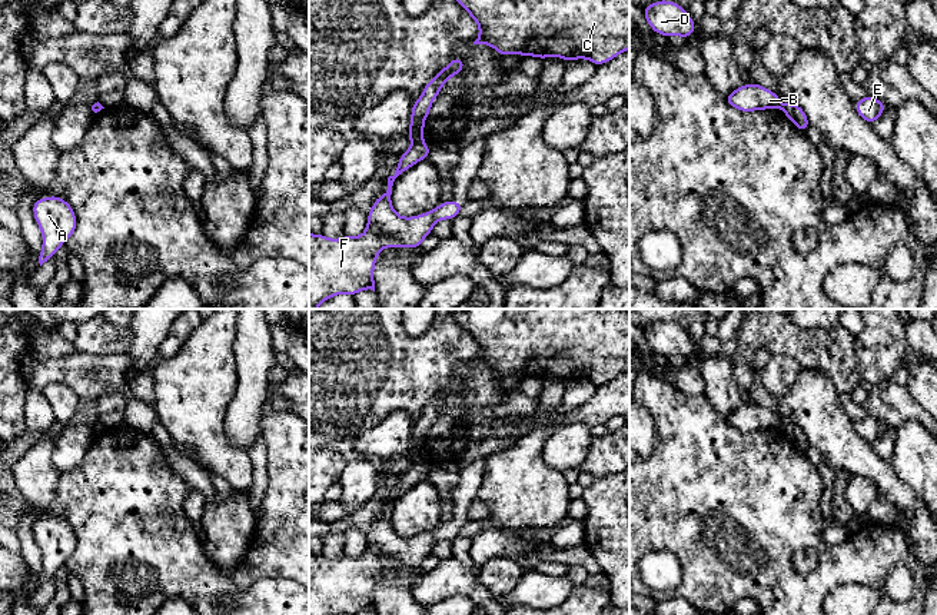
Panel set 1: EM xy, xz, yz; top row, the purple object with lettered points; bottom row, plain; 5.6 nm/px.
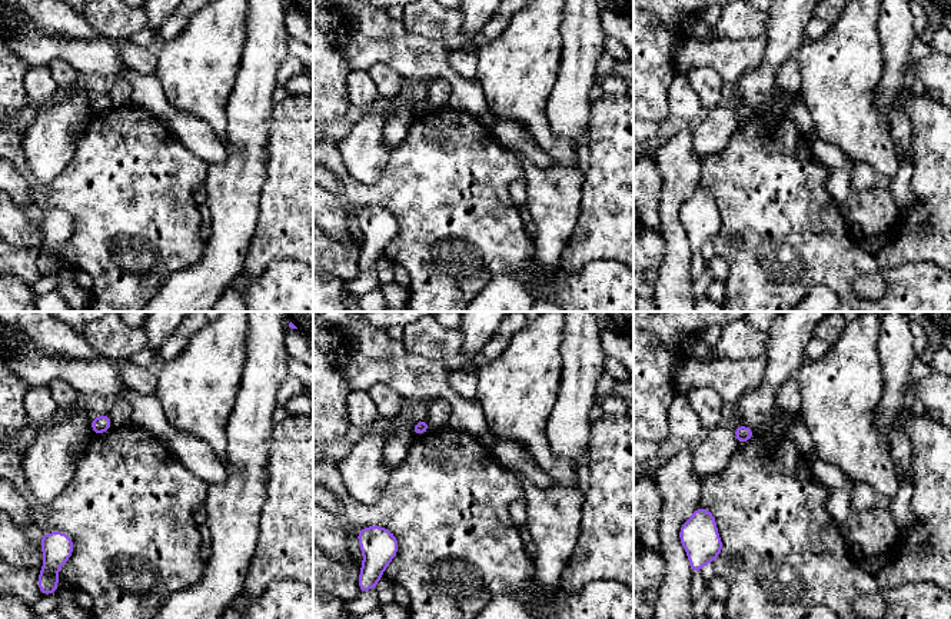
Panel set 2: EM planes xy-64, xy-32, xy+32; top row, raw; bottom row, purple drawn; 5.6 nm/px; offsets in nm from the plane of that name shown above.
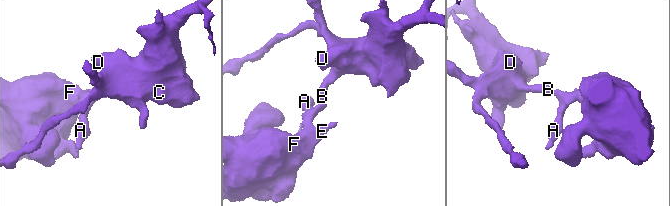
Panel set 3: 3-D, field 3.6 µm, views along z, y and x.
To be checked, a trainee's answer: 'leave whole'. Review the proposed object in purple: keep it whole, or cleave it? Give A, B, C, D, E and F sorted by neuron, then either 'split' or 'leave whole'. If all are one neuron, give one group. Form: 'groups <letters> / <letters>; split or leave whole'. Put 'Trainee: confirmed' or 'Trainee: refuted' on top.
Trainee: refuted
groups A E F / B C D; split

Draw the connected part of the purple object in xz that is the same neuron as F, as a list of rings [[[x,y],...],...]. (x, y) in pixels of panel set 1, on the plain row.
[[[421,462],[412,463],[401,476],[395,495],[388,498],[388,511],[371,528],[363,555],[329,559],[309,554],[309,615],[375,612],[373,588],[383,568],[421,568],[436,542],[459,535],[463,523],[451,521],[413,538],[402,538],[392,528],[395,499],[429,478],[429,472],[428,465]]]

